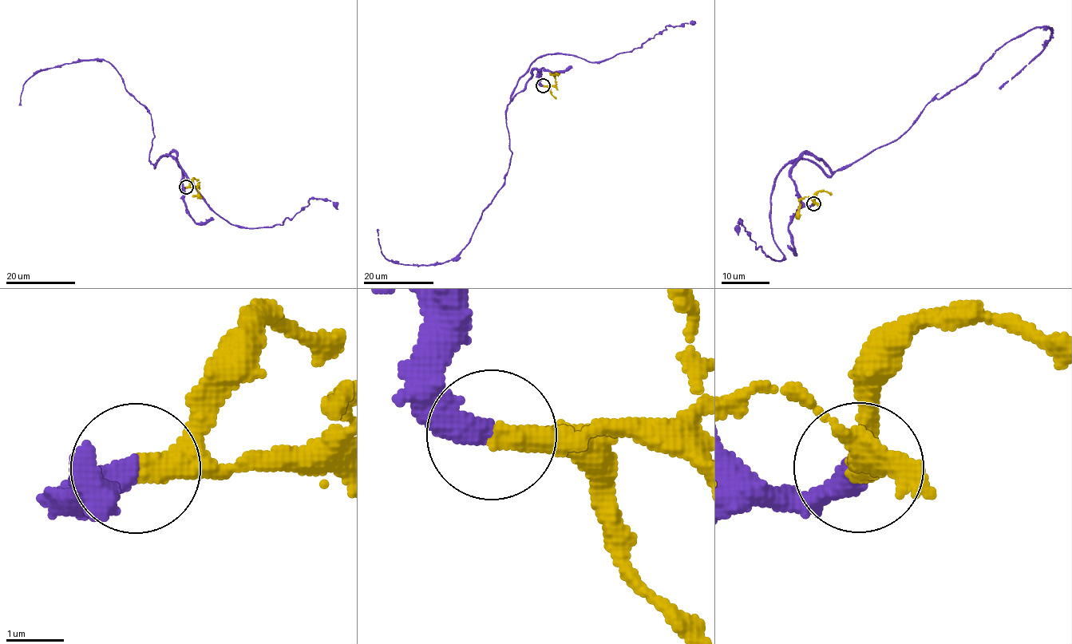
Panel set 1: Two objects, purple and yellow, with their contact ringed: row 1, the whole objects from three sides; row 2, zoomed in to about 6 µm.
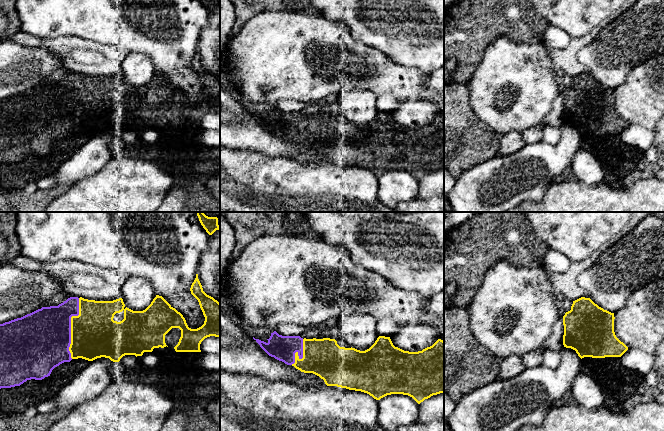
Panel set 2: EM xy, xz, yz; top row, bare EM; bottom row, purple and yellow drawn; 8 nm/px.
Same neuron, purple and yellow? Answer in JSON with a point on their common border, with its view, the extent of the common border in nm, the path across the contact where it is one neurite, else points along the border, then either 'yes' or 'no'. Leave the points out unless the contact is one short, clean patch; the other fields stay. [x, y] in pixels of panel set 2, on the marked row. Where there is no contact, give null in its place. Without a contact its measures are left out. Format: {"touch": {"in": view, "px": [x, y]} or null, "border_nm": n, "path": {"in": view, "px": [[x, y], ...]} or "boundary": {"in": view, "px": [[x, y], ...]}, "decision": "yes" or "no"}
{"touch": {"in": "xy", "px": [70, 326]}, "border_nm": 500, "decision": "yes"}

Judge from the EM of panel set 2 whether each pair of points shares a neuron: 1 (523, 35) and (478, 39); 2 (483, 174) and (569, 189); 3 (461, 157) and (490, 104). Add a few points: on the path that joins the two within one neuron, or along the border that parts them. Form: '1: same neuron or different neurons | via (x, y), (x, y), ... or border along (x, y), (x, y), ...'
1: same neuron | via (512, 30), (489, 30)
2: different neurons | border along (552, 182), (547, 186), (543, 197), (538, 201)
3: different neurons | border along (468, 100), (472, 111), (499, 135)

